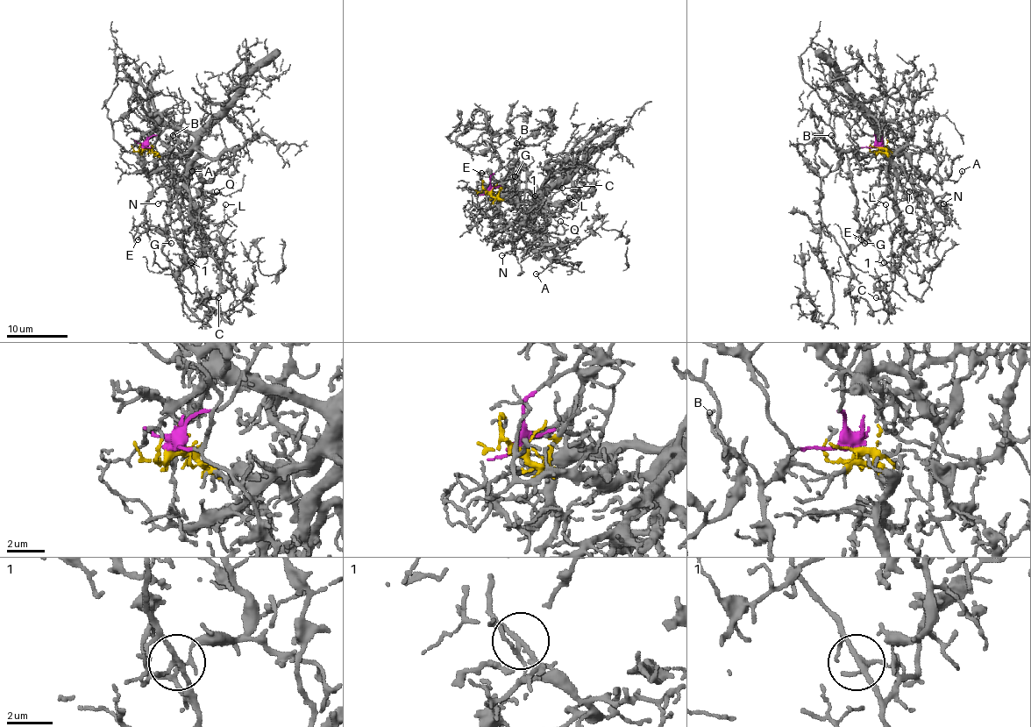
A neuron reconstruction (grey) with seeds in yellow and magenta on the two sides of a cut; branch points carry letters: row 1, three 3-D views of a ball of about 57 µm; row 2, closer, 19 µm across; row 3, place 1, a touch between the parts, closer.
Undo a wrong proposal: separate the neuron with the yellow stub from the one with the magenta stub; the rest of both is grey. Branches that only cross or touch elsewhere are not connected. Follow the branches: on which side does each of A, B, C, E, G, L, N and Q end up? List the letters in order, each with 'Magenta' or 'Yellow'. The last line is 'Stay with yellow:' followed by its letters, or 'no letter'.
A: Yellow
B: Magenta
C: Magenta
E: Magenta
G: Magenta
L: Magenta
N: Yellow
Q: Yellow
Stay with yellow: A, N, Q

